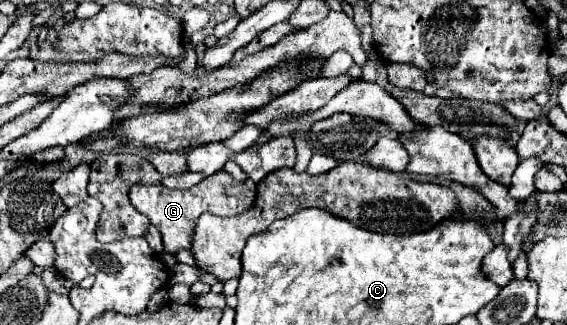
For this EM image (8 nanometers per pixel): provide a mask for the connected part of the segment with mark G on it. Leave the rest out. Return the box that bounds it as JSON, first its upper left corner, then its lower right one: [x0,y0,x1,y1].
[130,170,256,254]

